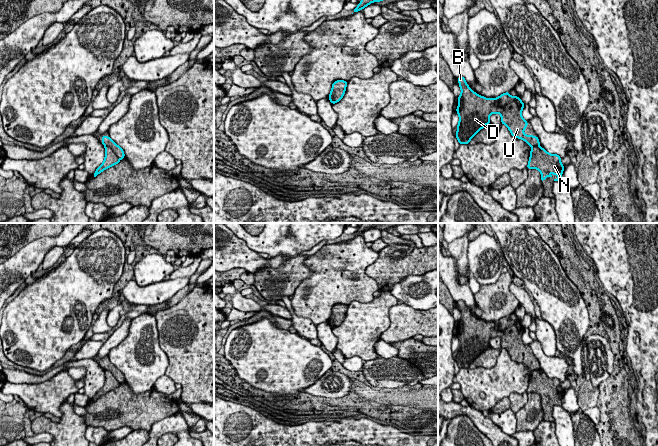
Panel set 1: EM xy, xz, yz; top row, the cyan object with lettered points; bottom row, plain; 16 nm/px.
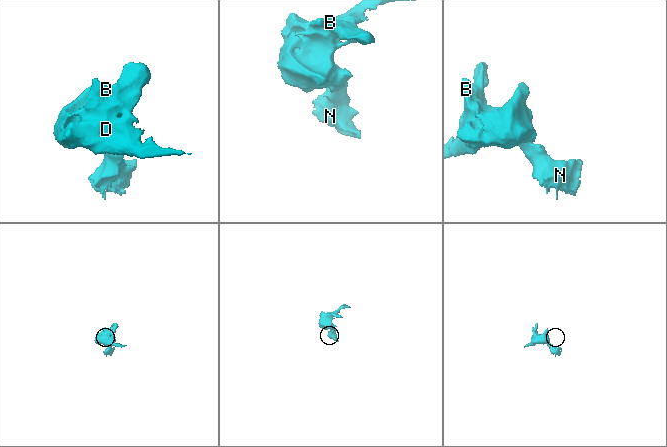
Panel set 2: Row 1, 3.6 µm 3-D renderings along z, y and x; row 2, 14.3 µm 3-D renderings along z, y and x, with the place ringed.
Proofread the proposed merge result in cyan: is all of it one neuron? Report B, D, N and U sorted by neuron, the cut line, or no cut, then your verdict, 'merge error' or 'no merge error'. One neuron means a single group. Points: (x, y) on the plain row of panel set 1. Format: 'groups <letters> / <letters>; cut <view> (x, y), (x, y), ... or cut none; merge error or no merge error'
groups B D U / N; cut xy (105, 369), (120, 382); merge error

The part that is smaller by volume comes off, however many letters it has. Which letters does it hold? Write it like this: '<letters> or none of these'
N

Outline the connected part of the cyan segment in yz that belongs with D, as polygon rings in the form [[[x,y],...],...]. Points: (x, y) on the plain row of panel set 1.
[[[464,301],[457,302],[461,313],[456,336],[459,340],[456,362],[459,368],[469,368],[470,364],[487,348],[489,340],[499,337],[501,347],[506,349],[511,359],[523,363],[529,370],[539,370],[537,360],[525,359],[528,346],[521,339],[524,327],[520,321],[509,319],[509,315],[497,322],[485,322],[468,310]]]

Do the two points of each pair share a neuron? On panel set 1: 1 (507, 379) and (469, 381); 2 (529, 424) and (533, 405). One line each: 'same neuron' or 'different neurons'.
1: same neuron
2: same neuron

